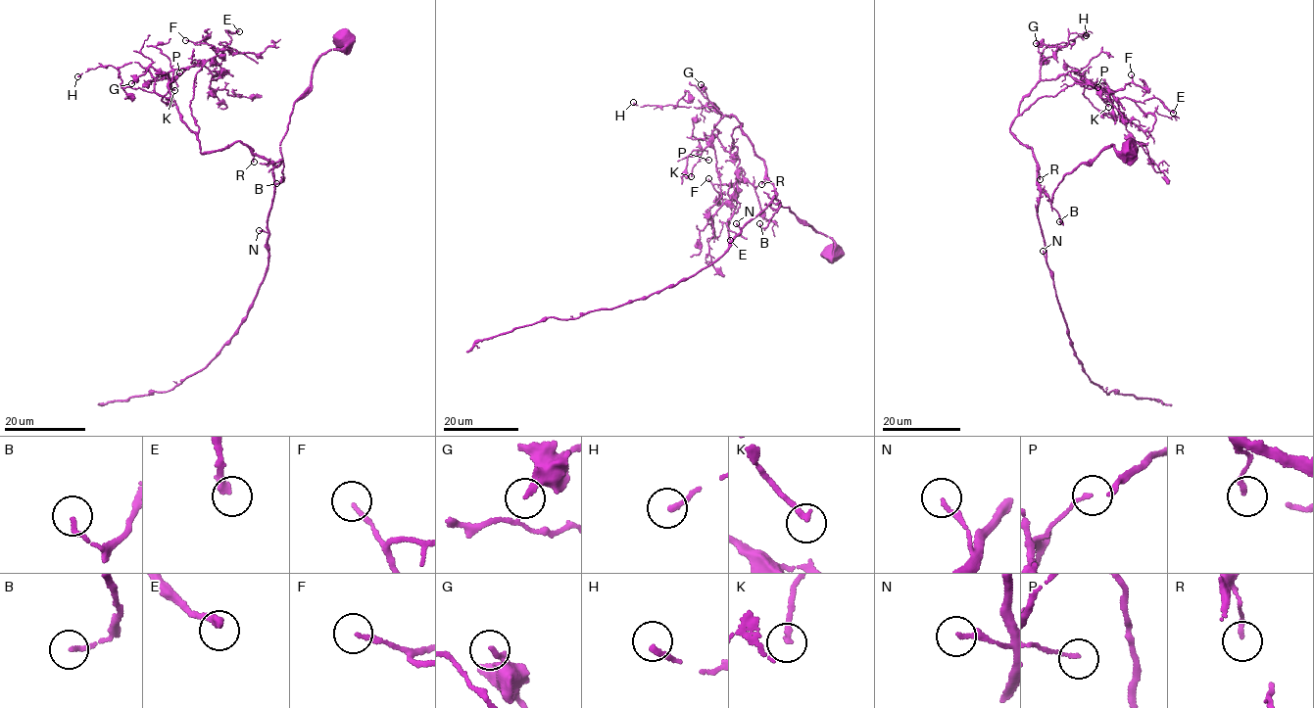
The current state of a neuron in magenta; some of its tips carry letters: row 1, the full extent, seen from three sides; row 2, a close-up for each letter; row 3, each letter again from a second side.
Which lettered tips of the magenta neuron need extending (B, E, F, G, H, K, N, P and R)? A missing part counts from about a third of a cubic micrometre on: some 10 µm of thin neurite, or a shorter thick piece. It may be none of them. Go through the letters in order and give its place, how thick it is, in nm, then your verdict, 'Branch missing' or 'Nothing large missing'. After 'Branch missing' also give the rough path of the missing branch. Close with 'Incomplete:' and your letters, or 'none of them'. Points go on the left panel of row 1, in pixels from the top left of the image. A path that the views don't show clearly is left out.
B: Place: (276, 183). Thickness 150 nm. Nothing large missing
E: Place: (239, 31). Thickness 320 nm. Nothing large missing
F: Place: (185, 40). Thickness 150 nm. Nothing large missing
G: Place: (131, 83). Thickness 130 nm. Nothing large missing
H: Place: (77, 76). Thickness 190 nm. Nothing large missing
K: Place: (174, 90). Thickness 200 nm. Nothing large missing
N: Place: (259, 230). Thickness 170 nm. Nothing large missing
P: Place: (179, 72). Thickness 120 nm. Nothing large missing
R: Place: (254, 162). Thickness 160 nm. Nothing large missing
Incomplete: none of them

